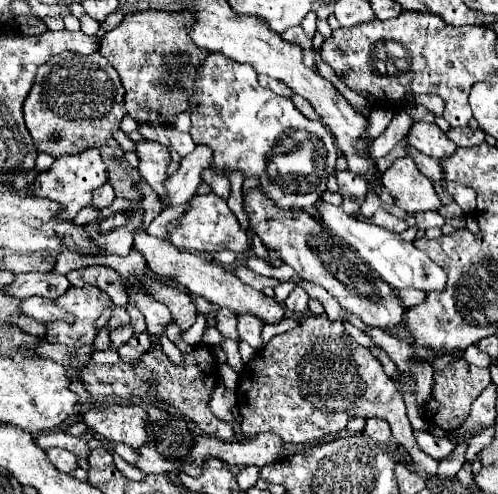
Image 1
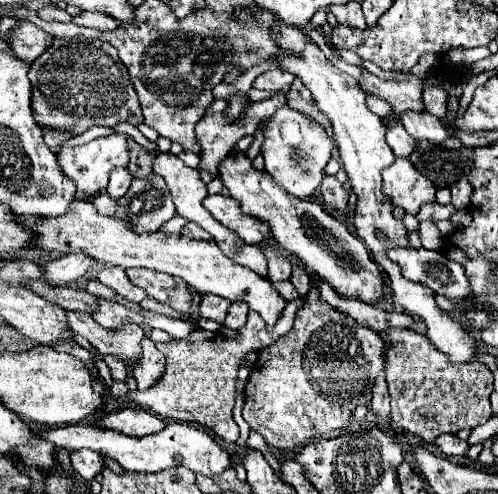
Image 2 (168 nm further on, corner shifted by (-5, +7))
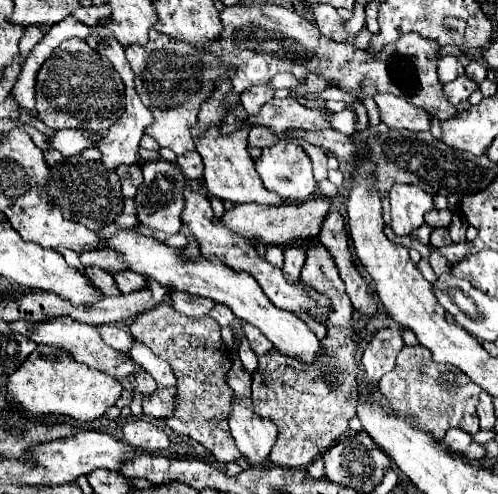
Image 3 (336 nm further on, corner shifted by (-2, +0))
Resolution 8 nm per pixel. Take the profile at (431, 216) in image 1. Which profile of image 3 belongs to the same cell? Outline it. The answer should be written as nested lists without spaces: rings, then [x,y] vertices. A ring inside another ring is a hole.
[[[430,210],[426,214],[426,224],[434,228],[446,228],[450,224],[450,218],[452,218],[450,210]]]

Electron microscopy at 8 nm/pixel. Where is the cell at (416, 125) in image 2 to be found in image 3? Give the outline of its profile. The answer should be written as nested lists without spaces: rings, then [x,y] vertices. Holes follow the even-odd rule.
[[[376,94],[374,102],[378,106],[380,118],[388,128],[406,128],[410,132],[426,132],[428,130],[428,114],[406,100],[400,100],[392,94]]]

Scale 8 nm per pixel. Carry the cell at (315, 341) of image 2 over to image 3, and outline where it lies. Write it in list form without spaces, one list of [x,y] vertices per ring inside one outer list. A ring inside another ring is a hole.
[[[308,242],[308,258],[302,268],[302,282],[324,292],[332,300],[332,316],[328,322],[328,336],[322,340],[324,356],[320,364],[304,366],[294,358],[280,352],[266,352],[258,356],[258,368],[252,372],[252,402],[254,412],[262,418],[270,418],[278,426],[278,440],[270,452],[270,460],[284,468],[306,468],[320,454],[338,442],[348,430],[348,422],[356,412],[356,374],[354,364],[356,344],[352,340],[352,304],[344,290],[344,282],[338,276],[338,268],[332,256],[320,242]]]

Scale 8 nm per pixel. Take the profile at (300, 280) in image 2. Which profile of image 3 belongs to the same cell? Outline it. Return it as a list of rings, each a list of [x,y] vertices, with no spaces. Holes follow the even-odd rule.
[[[288,246],[284,250],[282,272],[290,284],[296,284],[300,280],[300,270],[304,266],[304,260],[306,260],[306,252],[300,246]]]

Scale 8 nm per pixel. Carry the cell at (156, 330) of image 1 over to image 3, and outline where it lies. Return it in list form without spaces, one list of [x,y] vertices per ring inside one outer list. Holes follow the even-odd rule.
[[[84,266],[84,272],[94,282],[94,286],[100,288],[106,296],[118,296],[120,294],[116,284],[114,284],[114,278],[106,270],[102,270],[100,266]]]

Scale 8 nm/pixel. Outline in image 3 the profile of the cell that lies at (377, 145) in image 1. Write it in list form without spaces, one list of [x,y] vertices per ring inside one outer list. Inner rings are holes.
[[[466,74],[458,76],[454,82],[444,86],[444,92],[448,94],[448,100],[452,104],[460,104],[462,100],[468,100],[472,96],[472,92],[476,92],[476,90],[478,90],[478,82],[470,80]]]

